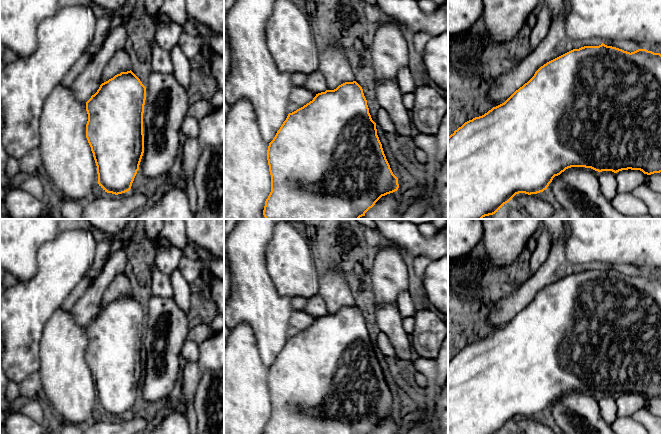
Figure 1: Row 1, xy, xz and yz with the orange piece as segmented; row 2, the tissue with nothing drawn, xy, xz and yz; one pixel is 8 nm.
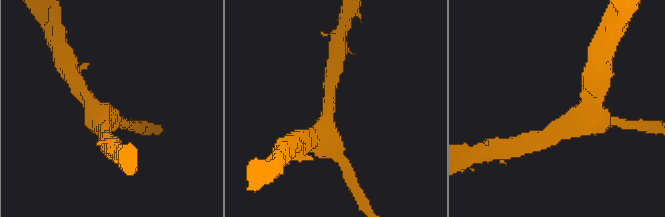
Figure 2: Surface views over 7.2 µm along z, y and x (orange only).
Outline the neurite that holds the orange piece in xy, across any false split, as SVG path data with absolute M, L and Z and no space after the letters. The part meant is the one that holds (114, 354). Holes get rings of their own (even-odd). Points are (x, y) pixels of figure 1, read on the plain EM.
M130 294L102 307L86 326L86 362L97 390L98 408L115 419L130 415L144 377L143 337L146 311Z

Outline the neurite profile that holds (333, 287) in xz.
M339 266L325 270L319 277L319 295L324 299L328 314L345 306L355 305L355 299Z

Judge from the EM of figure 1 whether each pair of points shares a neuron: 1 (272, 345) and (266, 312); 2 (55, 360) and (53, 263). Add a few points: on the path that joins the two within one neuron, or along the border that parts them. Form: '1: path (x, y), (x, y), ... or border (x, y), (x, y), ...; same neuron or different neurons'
1: path (271, 337), (269, 320); same neuron
2: border (59, 307), (47, 321), (43, 333); different neurons

